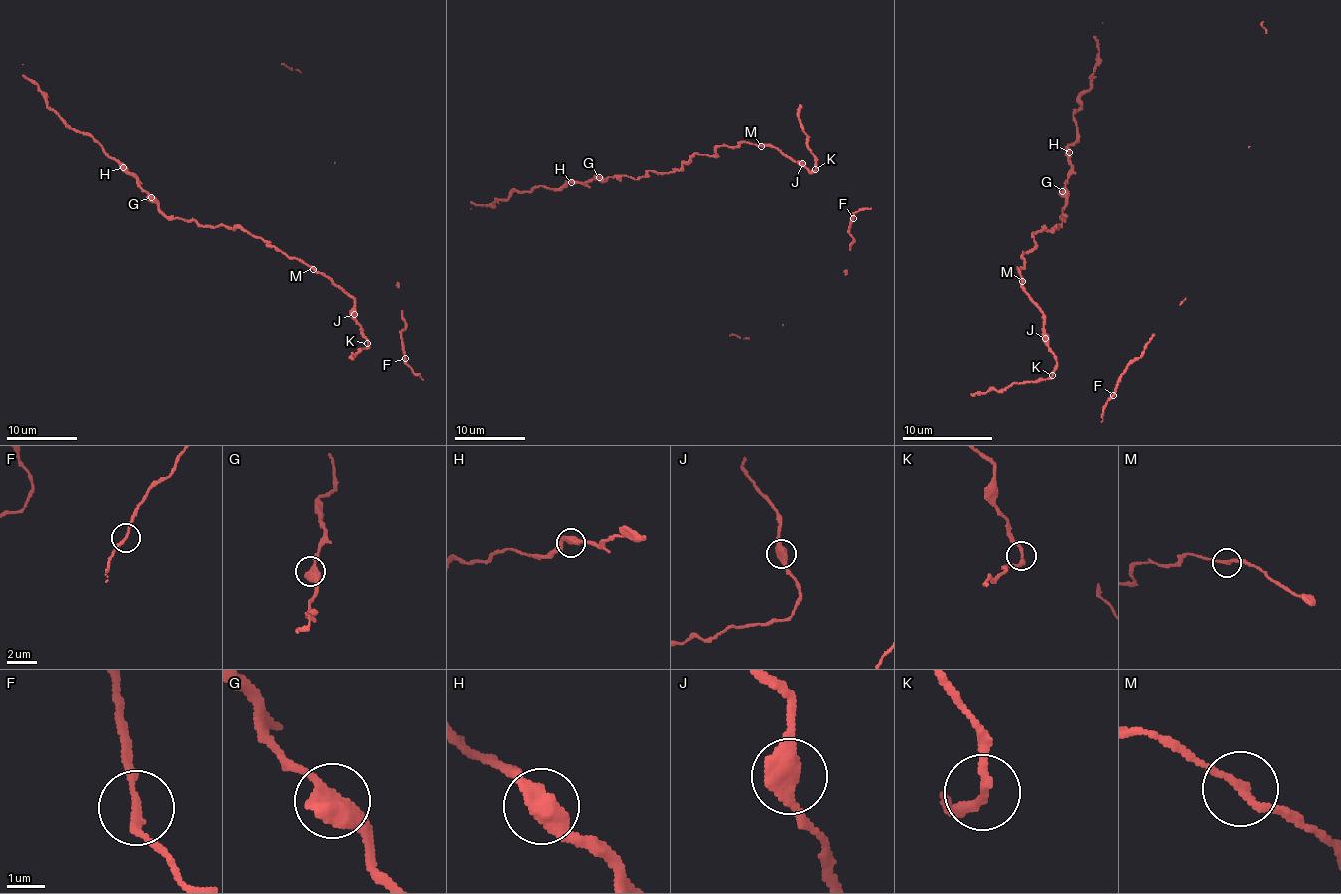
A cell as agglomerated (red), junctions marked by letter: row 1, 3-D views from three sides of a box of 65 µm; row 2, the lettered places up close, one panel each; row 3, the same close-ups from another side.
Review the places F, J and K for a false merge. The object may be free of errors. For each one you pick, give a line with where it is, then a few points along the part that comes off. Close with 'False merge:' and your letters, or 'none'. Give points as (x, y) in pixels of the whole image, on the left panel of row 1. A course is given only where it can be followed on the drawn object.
False merge: none

